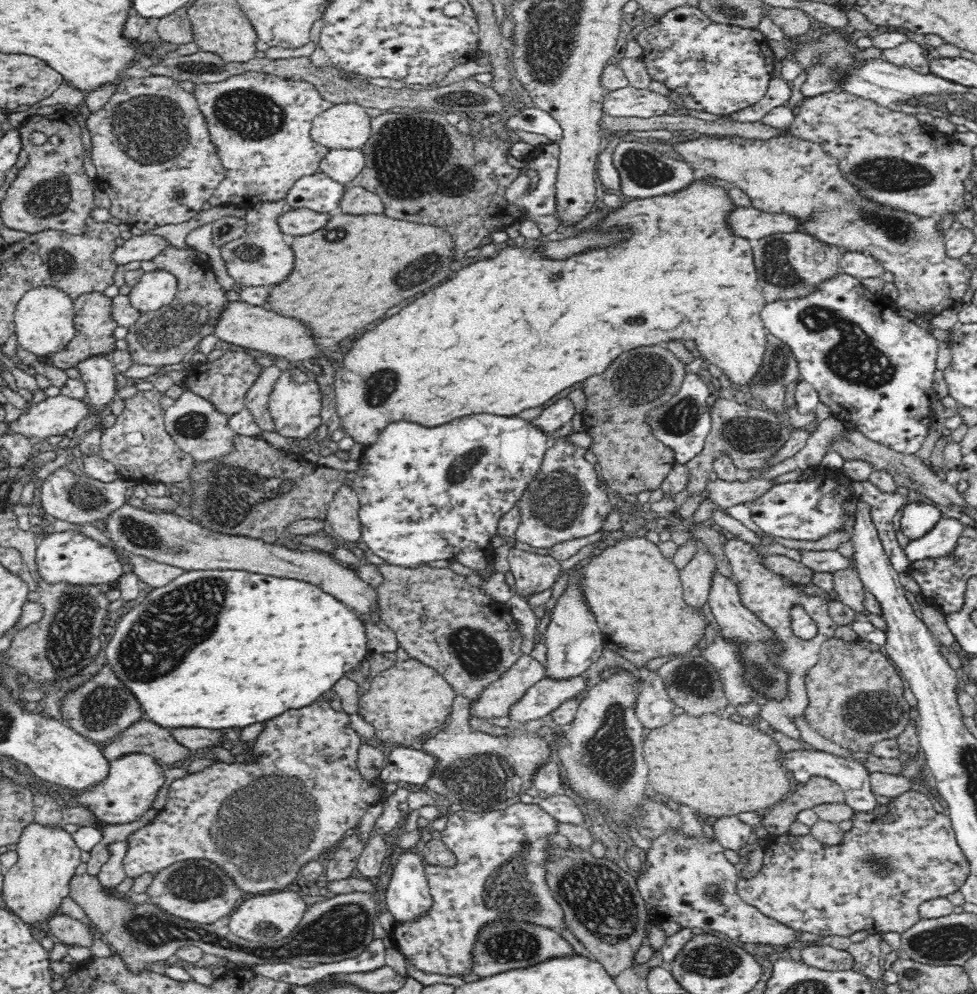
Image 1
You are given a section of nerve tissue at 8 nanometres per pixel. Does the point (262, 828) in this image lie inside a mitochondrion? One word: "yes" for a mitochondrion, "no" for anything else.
yes

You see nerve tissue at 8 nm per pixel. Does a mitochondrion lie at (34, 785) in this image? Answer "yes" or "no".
no

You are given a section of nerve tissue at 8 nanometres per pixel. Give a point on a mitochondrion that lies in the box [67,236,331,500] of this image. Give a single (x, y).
(183, 323)

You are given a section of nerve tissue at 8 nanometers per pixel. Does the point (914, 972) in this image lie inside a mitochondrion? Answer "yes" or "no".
yes

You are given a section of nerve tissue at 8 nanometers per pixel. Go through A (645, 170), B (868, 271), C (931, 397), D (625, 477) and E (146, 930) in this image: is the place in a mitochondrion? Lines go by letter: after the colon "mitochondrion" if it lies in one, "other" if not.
A: mitochondrion
B: other
C: other
D: other
E: mitochondrion

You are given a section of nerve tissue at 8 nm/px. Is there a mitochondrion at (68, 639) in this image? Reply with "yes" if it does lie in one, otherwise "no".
yes

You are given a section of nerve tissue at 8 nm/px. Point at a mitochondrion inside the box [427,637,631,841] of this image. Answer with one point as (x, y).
(480, 778)

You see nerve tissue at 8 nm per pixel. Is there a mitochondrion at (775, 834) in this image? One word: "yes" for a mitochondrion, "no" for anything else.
no

